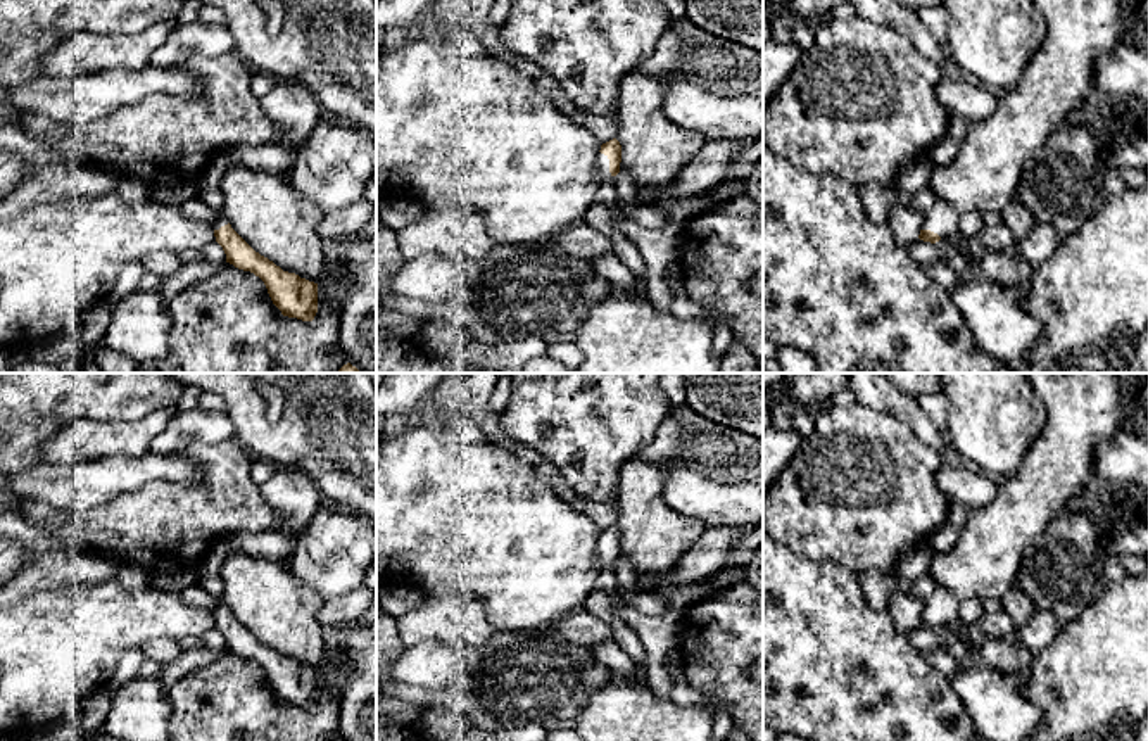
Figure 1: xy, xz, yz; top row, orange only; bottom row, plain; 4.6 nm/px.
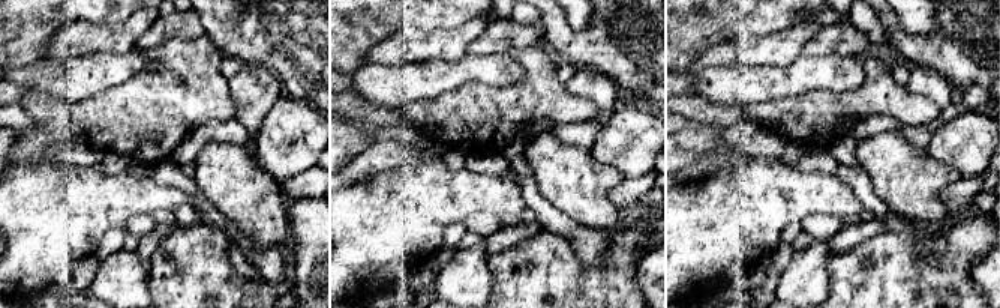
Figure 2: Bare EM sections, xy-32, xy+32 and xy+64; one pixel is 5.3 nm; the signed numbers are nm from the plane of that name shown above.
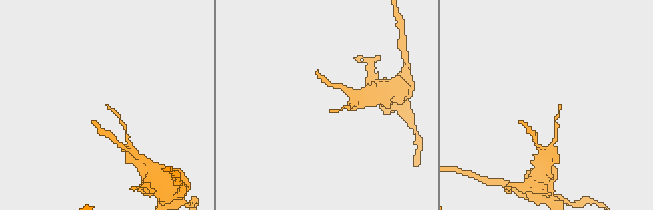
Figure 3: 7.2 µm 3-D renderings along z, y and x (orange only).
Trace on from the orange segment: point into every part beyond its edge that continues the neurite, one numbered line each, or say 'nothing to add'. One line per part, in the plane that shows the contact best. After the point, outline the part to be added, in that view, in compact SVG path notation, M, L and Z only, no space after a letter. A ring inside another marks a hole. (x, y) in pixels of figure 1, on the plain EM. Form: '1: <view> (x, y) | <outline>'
nothing to add

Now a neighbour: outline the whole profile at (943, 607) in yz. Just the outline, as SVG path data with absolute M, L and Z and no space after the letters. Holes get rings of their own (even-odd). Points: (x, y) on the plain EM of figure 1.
M937 586L936 591L925 599L922 617L930 617L941 625L953 622L958 617L960 601L944 587Z

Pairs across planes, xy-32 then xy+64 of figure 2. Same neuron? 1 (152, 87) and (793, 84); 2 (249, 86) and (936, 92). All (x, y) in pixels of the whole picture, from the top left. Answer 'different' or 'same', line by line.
1: different
2: same

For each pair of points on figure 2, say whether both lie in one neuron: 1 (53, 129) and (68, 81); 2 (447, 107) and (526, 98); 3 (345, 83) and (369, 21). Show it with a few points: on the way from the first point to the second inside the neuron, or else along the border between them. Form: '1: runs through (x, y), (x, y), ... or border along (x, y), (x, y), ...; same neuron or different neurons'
1: border along (27, 90), (68, 101), (96, 95); different neurons
2: runs through (467, 107), (507, 104); same neuron
3: border along (345, 72), (351, 74); different neurons

